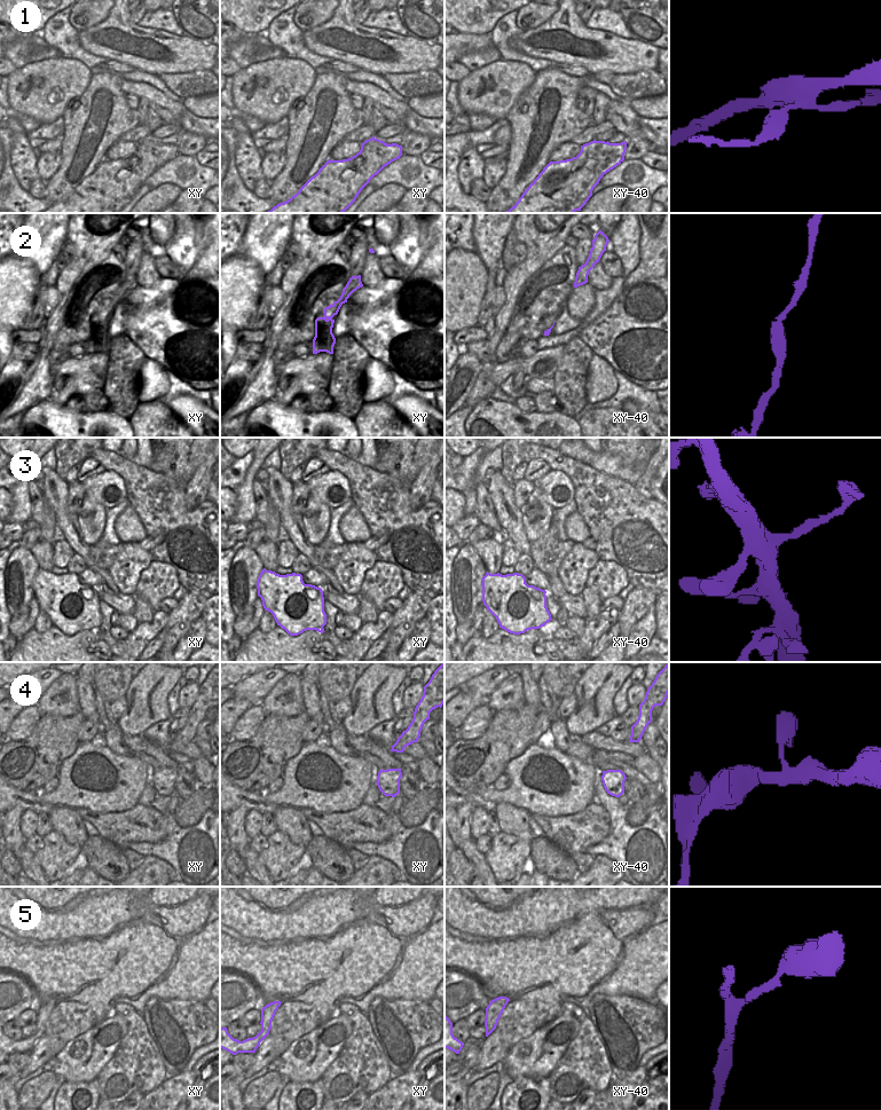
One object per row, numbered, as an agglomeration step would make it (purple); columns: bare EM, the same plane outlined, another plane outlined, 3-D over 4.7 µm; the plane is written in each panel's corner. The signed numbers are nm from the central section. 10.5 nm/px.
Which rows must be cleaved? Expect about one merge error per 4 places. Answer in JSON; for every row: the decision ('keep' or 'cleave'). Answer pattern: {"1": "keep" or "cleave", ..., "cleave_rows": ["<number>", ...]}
{"1": "cleave", "2": "keep", "3": "keep", "4": "keep", "5": "keep", "cleave_rows": ["1"]}

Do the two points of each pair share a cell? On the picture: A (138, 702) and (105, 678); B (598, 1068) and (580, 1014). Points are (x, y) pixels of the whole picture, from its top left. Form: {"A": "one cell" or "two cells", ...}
{"A": "two cells", "B": "one cell"}

